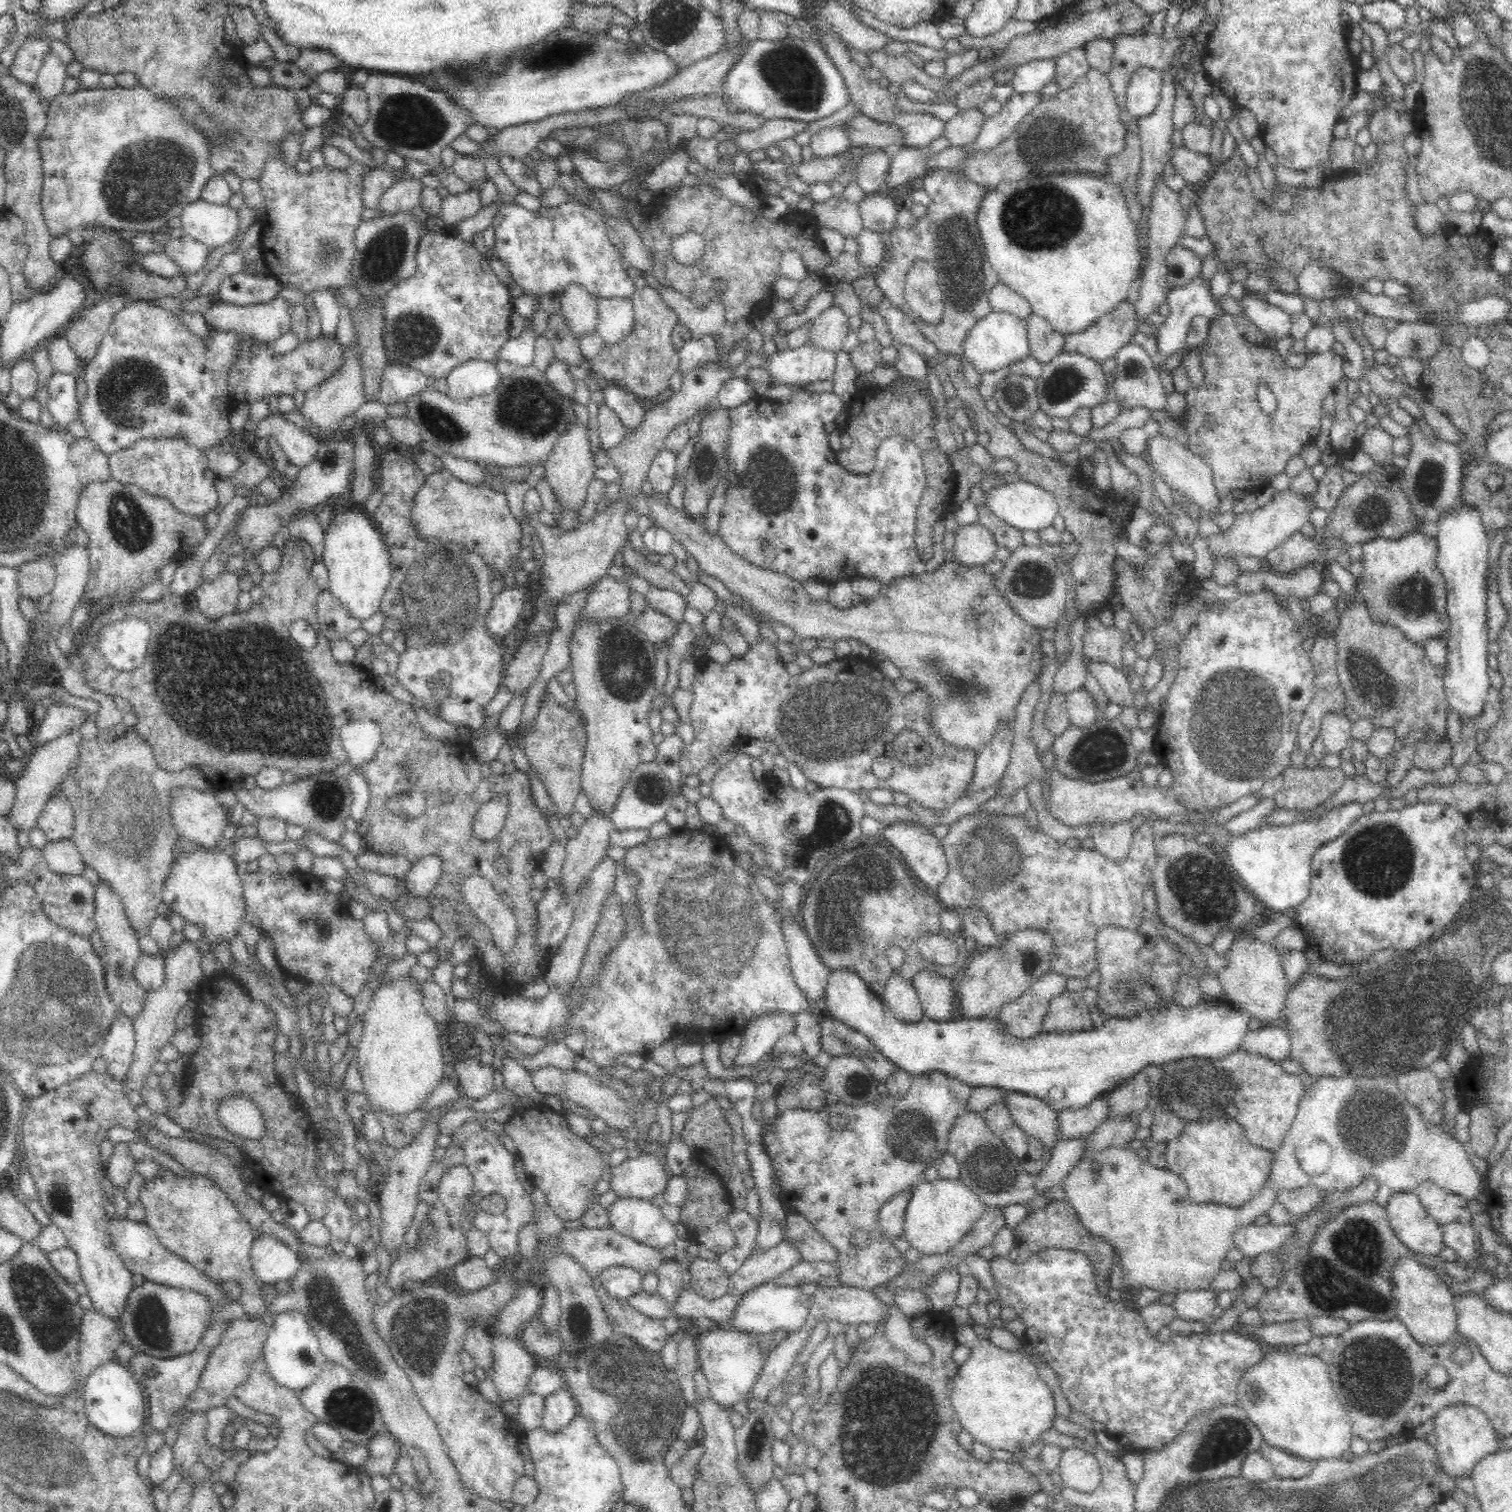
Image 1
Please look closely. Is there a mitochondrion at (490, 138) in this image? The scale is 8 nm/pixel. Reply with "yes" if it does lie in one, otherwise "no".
no

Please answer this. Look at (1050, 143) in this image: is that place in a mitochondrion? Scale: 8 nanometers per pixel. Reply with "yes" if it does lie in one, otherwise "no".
yes

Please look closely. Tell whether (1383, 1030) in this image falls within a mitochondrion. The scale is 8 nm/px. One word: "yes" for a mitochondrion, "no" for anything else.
yes

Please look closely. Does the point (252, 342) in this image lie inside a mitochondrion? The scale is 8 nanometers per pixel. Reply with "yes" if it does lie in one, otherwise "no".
no

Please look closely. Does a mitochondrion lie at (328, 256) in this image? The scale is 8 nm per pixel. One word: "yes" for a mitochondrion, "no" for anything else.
yes

